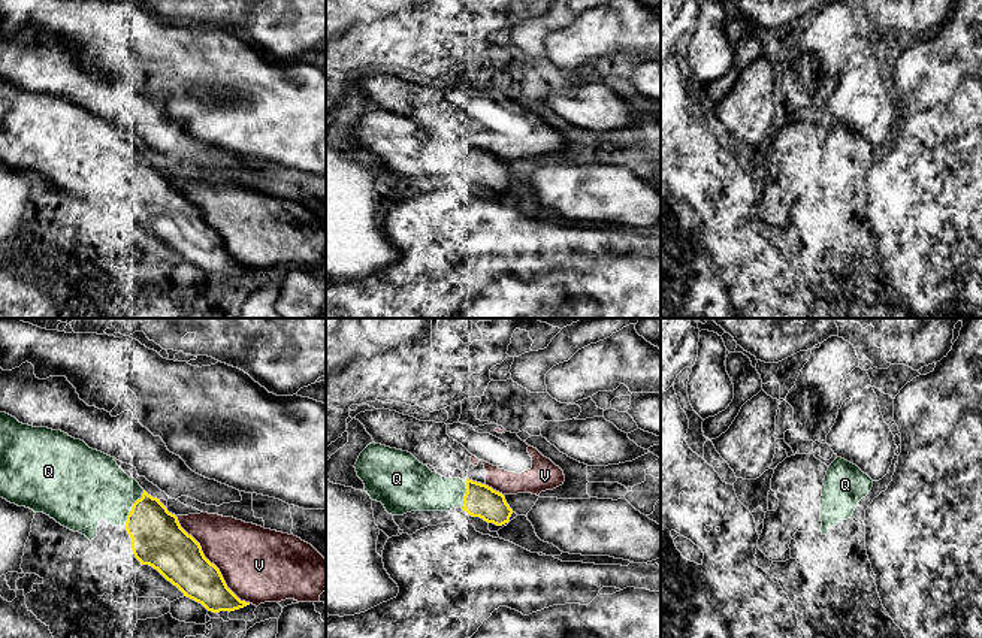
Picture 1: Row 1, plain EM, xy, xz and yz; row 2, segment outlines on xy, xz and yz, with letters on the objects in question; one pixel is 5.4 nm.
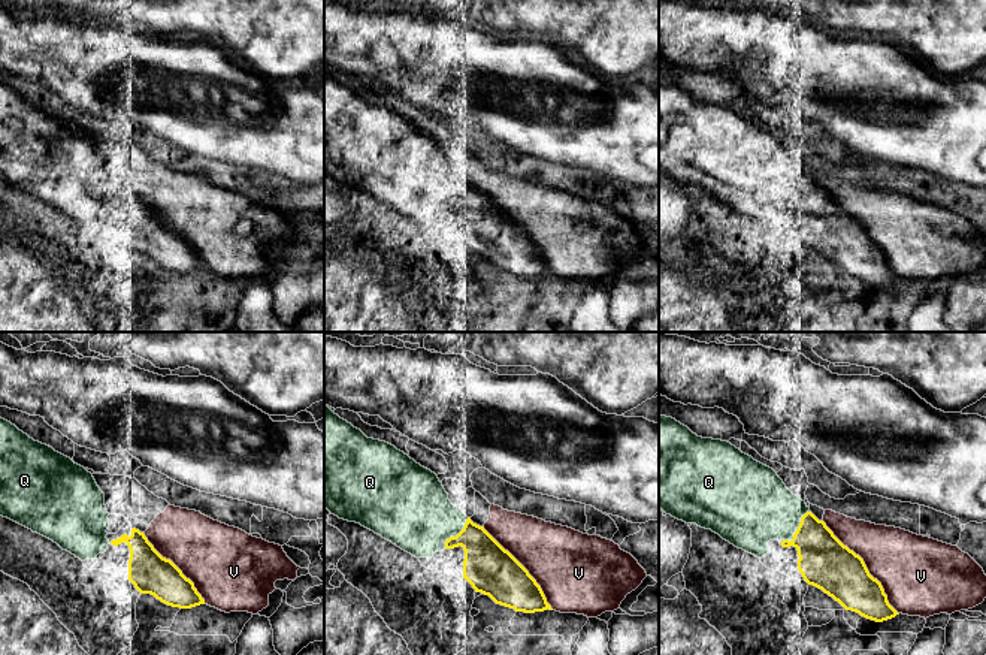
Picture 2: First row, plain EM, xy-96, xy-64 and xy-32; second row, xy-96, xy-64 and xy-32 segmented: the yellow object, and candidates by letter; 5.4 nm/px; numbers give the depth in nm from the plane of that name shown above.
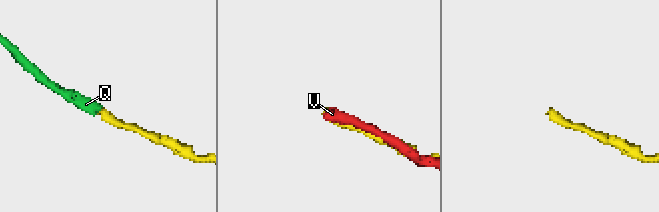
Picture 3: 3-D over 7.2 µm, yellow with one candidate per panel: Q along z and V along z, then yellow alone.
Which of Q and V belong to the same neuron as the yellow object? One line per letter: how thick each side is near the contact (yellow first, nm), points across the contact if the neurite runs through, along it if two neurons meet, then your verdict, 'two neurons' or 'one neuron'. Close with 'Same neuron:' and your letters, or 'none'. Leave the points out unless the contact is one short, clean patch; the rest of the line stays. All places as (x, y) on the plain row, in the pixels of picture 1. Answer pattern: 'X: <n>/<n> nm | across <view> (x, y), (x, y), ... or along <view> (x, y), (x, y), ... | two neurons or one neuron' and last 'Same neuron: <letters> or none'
Q: 280/360 nm | one neuron
V: 260/380 nm | two neurons
Same neuron: Q

